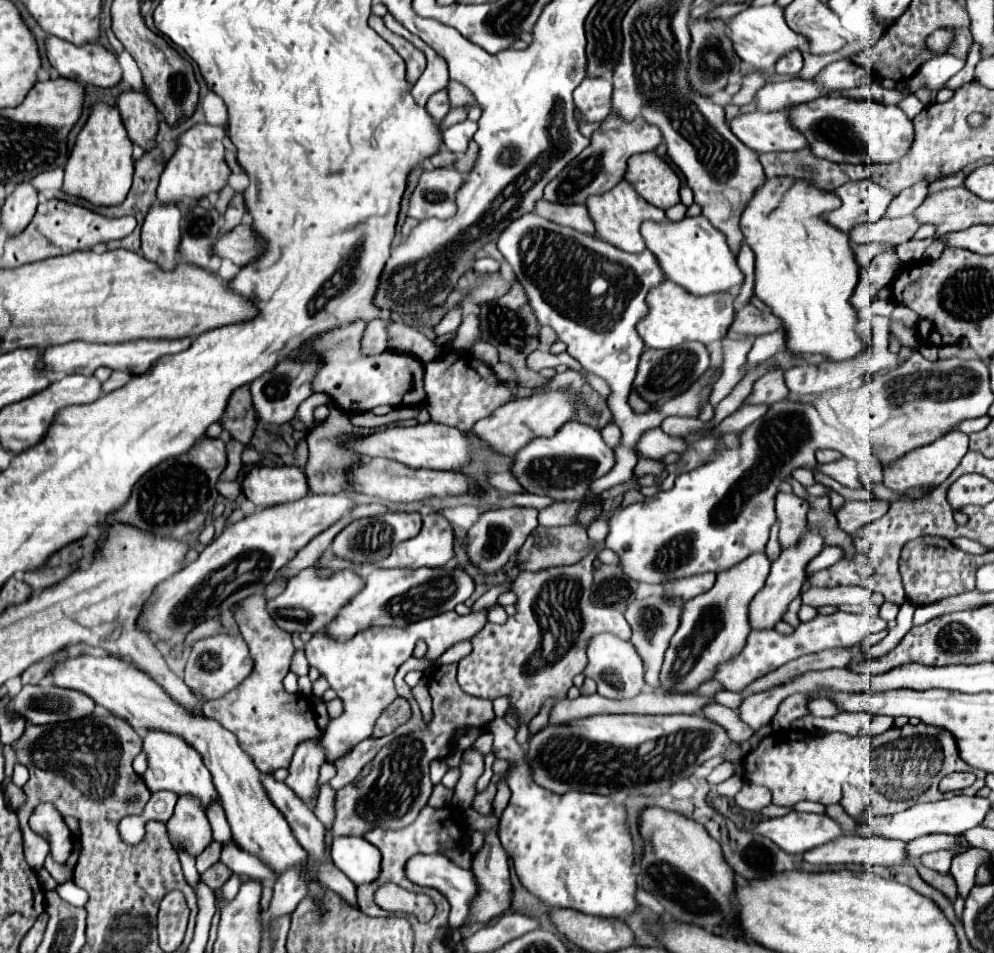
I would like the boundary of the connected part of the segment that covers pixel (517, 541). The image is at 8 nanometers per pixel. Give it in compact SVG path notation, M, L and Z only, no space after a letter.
M525 507L495 509L479 517L479 521L467 533L467 557L483 573L497 573L525 543L529 533L537 527L537 511Z

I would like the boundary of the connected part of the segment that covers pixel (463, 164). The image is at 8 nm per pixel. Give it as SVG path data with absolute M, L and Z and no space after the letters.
M471 141L469 143L469 149L467 149L467 153L465 155L461 155L453 165L455 165L455 169L459 169L459 173L467 173L471 167L473 167L473 161L475 161L475 157L477 157L477 153L479 153L479 147L477 147L477 143L475 141Z

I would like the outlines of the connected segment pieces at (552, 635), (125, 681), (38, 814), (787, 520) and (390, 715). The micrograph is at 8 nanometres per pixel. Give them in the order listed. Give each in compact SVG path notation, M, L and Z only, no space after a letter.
M587 555L583 561L569 565L569 567L549 567L541 571L521 571L515 581L511 591L517 597L515 609L517 613L507 619L503 625L485 625L483 631L479 631L471 643L473 651L459 661L459 671L457 671L457 681L461 689L469 695L485 697L485 699L495 699L499 695L511 695L511 705L517 707L517 719L519 723L531 721L543 701L547 697L557 697L565 699L569 687L573 685L573 677L577 673L583 673L587 667L587 643L591 637L597 633L613 633L619 635L621 639L631 639L631 627L625 621L623 613L619 611L603 611L597 605L589 601L591 597L591 585L593 585L593 559L595 555Z
M69 655L51 667L49 677L55 687L67 687L89 695L97 705L111 711L115 717L125 719L133 729L163 729L181 735L191 747L195 747L205 767L213 775L213 785L221 795L227 821L231 825L233 841L247 853L255 855L259 861L269 865L275 875L291 867L303 867L309 863L307 851L293 837L289 823L283 819L283 813L267 799L267 793L261 785L261 773L253 765L251 757L239 747L237 737L223 729L217 721L191 715L179 703L169 699L169 695L139 667L125 663L119 657L95 657L95 655Z
M41 803L33 811L29 825L37 835L41 835L49 843L51 857L57 863L65 863L67 857L71 855L73 841L71 841L71 831L65 825L63 817L57 813L57 809L51 803Z
M779 493L777 495L777 521L779 521L779 543L781 547L793 545L807 523L807 501L799 499L795 493Z
M397 697L377 719L371 737L383 737L393 733L397 727L406 723L411 717L411 708L406 699Z

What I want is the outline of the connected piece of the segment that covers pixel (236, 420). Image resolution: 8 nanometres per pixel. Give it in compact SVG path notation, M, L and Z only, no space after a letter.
M249 385L239 387L237 391L231 393L231 399L227 403L225 413L219 419L219 425L223 429L229 431L229 435L247 445L253 437L257 419L253 415L253 403L251 403L251 393L249 393Z

